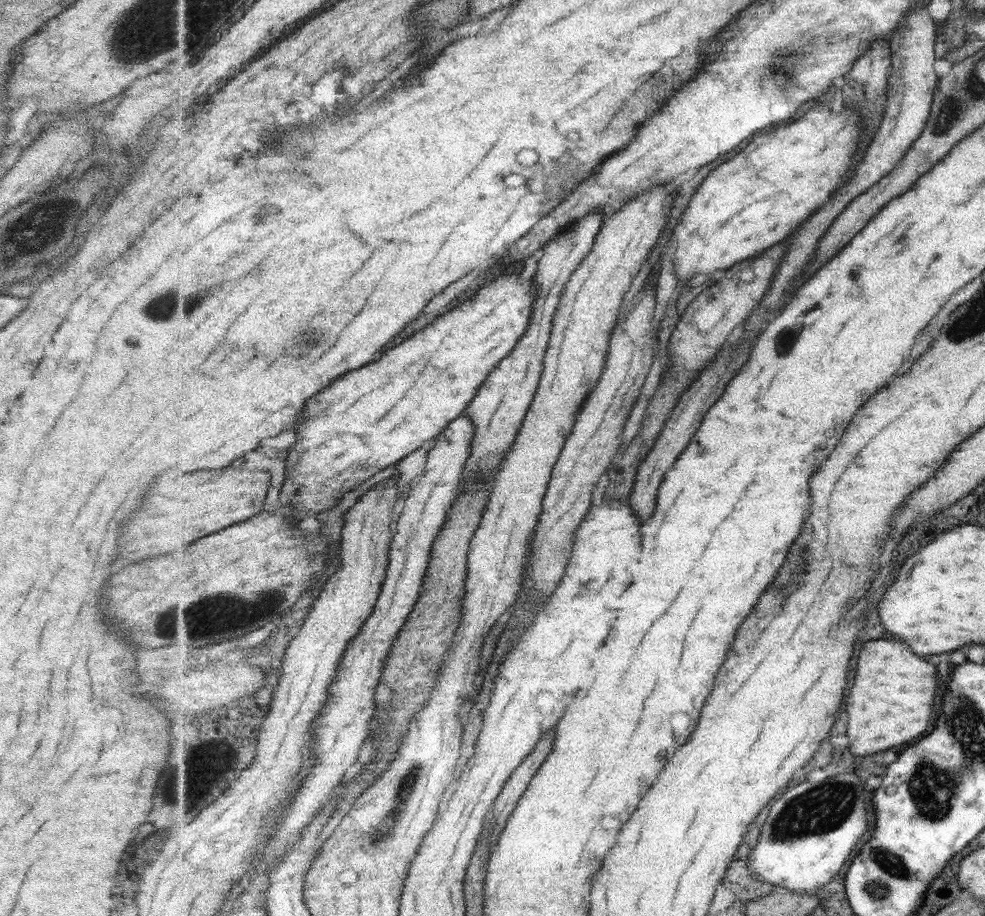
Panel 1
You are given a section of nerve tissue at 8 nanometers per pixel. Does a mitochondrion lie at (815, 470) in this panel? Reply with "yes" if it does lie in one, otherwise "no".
no

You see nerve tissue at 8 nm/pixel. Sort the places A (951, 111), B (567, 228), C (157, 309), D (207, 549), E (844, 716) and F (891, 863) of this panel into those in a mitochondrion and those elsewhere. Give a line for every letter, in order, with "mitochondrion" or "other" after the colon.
A: mitochondrion
B: other
C: mitochondrion
D: other
E: other
F: mitochondrion

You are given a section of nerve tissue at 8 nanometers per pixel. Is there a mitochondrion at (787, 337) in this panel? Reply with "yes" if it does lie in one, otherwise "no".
yes

